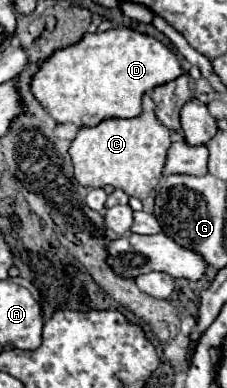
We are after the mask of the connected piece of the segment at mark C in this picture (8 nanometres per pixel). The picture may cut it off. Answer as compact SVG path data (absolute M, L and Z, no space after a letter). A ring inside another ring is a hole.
M143 95L143 113L139 117L135 117L135 119L105 119L95 127L81 127L69 147L69 155L73 161L73 169L75 169L75 179L83 187L111 185L113 189L123 189L129 197L137 197L143 201L159 183L159 179L163 175L165 161L167 161L167 151L171 147L171 141L169 141L171 133L167 127L163 127L155 119L153 109L155 109L153 99L149 95Z

